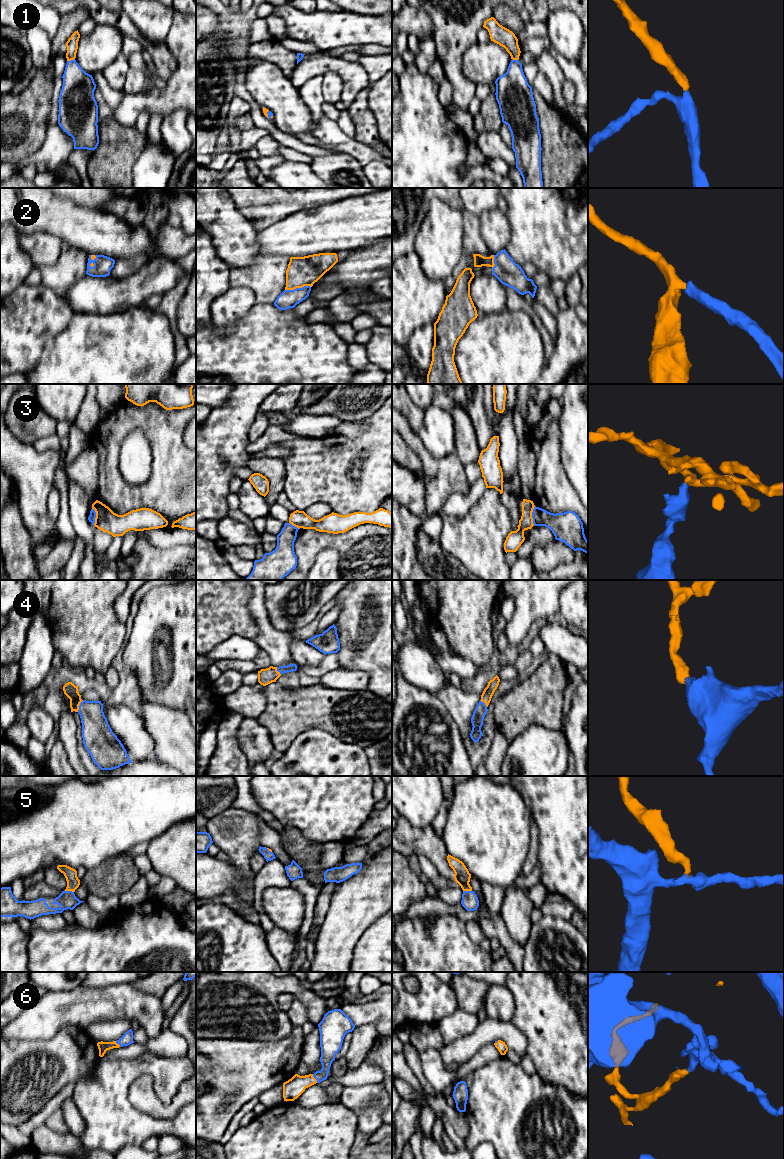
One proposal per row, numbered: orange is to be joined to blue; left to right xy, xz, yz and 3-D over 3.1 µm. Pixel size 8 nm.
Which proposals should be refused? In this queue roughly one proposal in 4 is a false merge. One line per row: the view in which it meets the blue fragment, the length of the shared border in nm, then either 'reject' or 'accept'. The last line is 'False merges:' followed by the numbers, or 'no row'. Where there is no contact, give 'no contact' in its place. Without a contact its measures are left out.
1: contact in xy; length 70 nm; accept
2: contact in xz; length 220 nm; accept
3: contact in yz; length 160 nm; reject
4: contact in xy; length 110 nm; accept
5: contact in xy; length 80 nm; accept
6: contact in xz; length 80 nm; accept
False merges: 3

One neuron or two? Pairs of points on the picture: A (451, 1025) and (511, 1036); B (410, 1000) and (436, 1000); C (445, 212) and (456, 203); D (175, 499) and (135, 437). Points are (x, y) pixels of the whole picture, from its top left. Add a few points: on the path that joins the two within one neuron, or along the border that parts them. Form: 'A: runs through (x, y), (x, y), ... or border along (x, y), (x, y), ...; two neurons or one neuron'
A: border along (478, 1021), (471, 1033), (453, 1040); two neurons
B: runs through (416, 1000), (430, 1000); one neuron
C: border along (438, 198), (462, 211); two neurons
D: border along (147, 439), (151, 452), (151, 474), (142, 484); two neurons

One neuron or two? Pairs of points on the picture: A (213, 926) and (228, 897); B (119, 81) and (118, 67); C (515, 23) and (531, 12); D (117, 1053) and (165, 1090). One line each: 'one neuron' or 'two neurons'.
A: two neurons
B: one neuron
C: two neurons
D: two neurons

